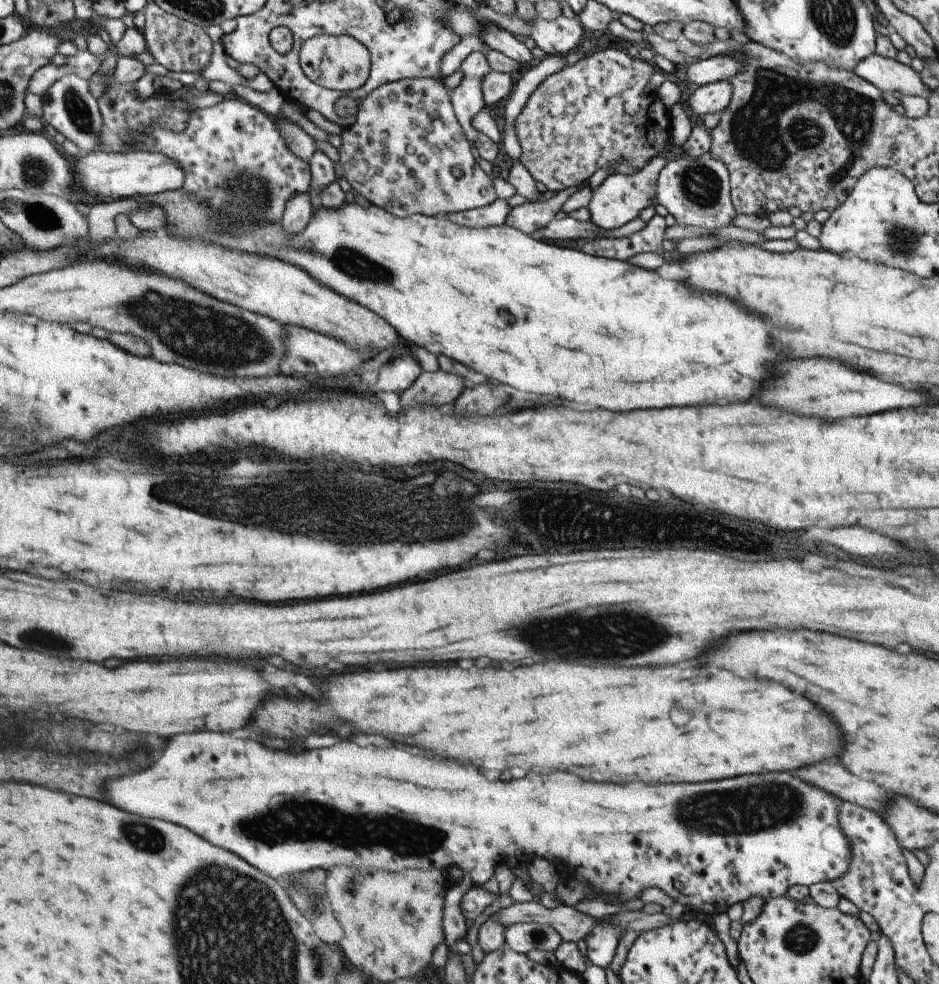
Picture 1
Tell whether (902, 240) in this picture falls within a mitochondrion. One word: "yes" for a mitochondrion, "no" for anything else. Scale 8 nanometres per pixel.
yes

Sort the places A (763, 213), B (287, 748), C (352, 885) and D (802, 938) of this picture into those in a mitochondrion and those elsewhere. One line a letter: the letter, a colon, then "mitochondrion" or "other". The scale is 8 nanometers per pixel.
A: other
B: other
C: mitochondrion
D: mitochondrion

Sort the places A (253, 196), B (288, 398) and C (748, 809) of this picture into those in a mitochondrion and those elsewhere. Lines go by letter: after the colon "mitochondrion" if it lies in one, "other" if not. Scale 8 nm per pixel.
A: mitochondrion
B: other
C: mitochondrion

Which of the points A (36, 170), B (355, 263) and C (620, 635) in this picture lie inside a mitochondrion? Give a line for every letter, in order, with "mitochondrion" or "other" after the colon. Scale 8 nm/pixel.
A: mitochondrion
B: mitochondrion
C: mitochondrion

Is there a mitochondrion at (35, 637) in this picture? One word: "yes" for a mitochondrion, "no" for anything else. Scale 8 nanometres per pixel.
yes

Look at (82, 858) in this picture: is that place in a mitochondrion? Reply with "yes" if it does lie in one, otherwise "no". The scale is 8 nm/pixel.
no

